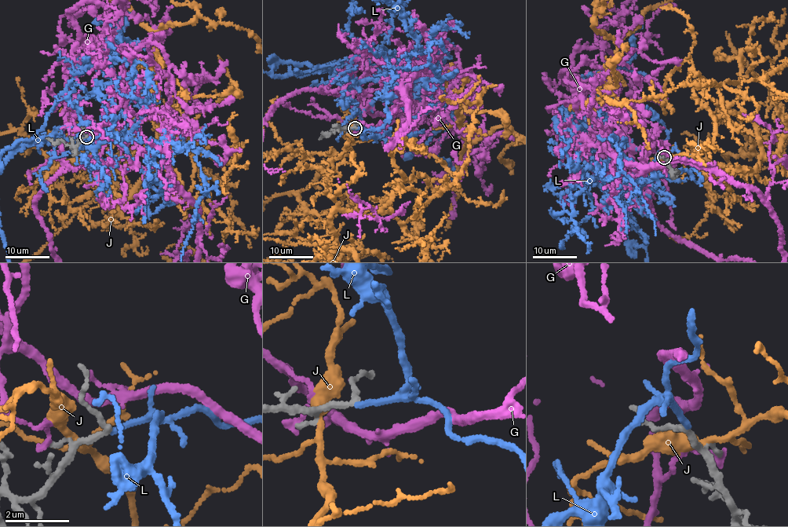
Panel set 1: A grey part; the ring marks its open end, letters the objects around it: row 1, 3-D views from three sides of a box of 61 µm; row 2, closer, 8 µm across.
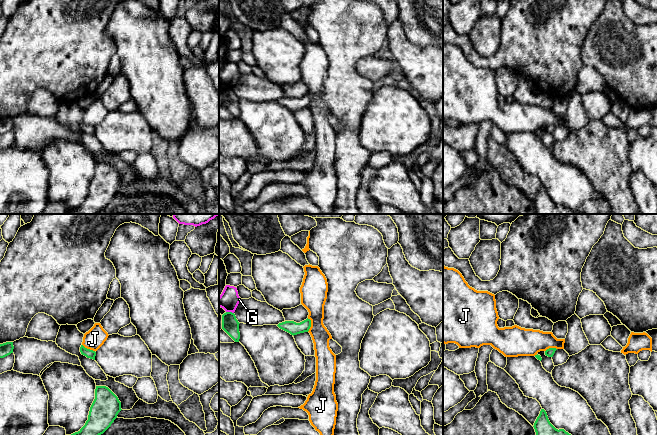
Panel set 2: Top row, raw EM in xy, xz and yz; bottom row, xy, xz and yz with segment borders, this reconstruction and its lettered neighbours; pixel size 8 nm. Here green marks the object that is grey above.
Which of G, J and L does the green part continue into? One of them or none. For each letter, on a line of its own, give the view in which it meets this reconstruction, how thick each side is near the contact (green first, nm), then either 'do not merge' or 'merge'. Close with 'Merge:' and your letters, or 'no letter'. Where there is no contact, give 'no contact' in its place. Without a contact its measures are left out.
G: contact in xz; calibres 140 and 160 nm; do not merge
J: contact in xz; calibres 100 and 200 nm; do not merge
L: no contact; merge
Merge: L

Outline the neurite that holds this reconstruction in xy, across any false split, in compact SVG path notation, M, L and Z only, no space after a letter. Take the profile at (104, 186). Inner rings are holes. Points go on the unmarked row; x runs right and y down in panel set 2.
M96 162L88 196L78 208L66 214L97 214L111 202L121 186L121 178L108 163Z

